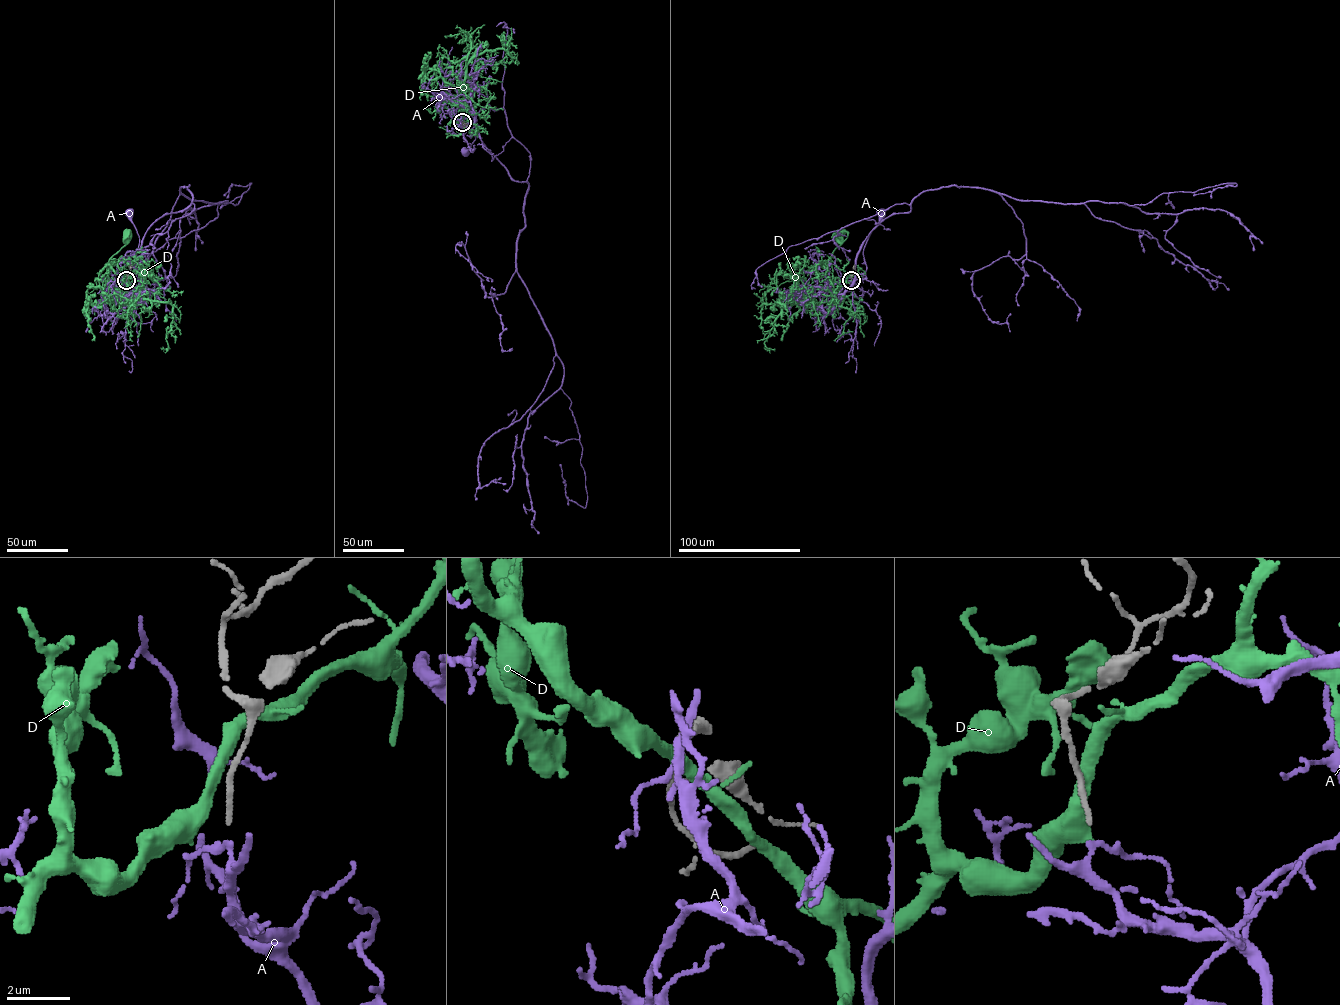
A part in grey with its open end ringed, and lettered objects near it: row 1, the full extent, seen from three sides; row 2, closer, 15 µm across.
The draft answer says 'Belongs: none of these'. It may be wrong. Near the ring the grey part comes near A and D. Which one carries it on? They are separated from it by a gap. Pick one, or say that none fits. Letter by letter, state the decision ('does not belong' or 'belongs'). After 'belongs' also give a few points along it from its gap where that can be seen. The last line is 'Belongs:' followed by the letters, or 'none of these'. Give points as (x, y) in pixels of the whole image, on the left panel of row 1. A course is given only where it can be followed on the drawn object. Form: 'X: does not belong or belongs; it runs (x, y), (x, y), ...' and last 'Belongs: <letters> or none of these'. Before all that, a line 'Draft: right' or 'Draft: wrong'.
Draft: right
A: does not belong
D: does not belong
Belongs: none of these

